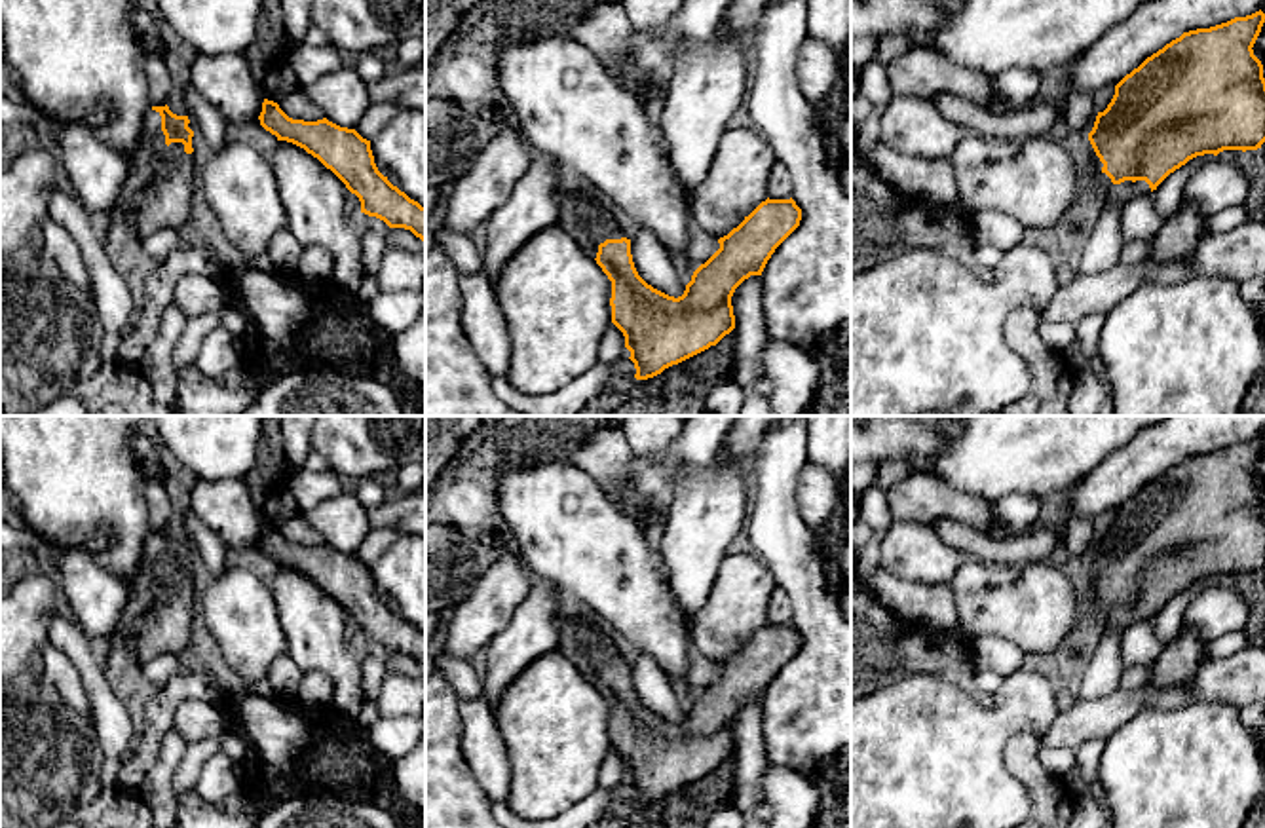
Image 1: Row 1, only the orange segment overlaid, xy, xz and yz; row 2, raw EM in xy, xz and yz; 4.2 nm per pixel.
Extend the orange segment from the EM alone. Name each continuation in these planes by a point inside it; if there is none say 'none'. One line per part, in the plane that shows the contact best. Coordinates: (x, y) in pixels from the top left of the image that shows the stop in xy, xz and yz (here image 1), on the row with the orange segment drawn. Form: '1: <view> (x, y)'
1: yz (1104, 187)

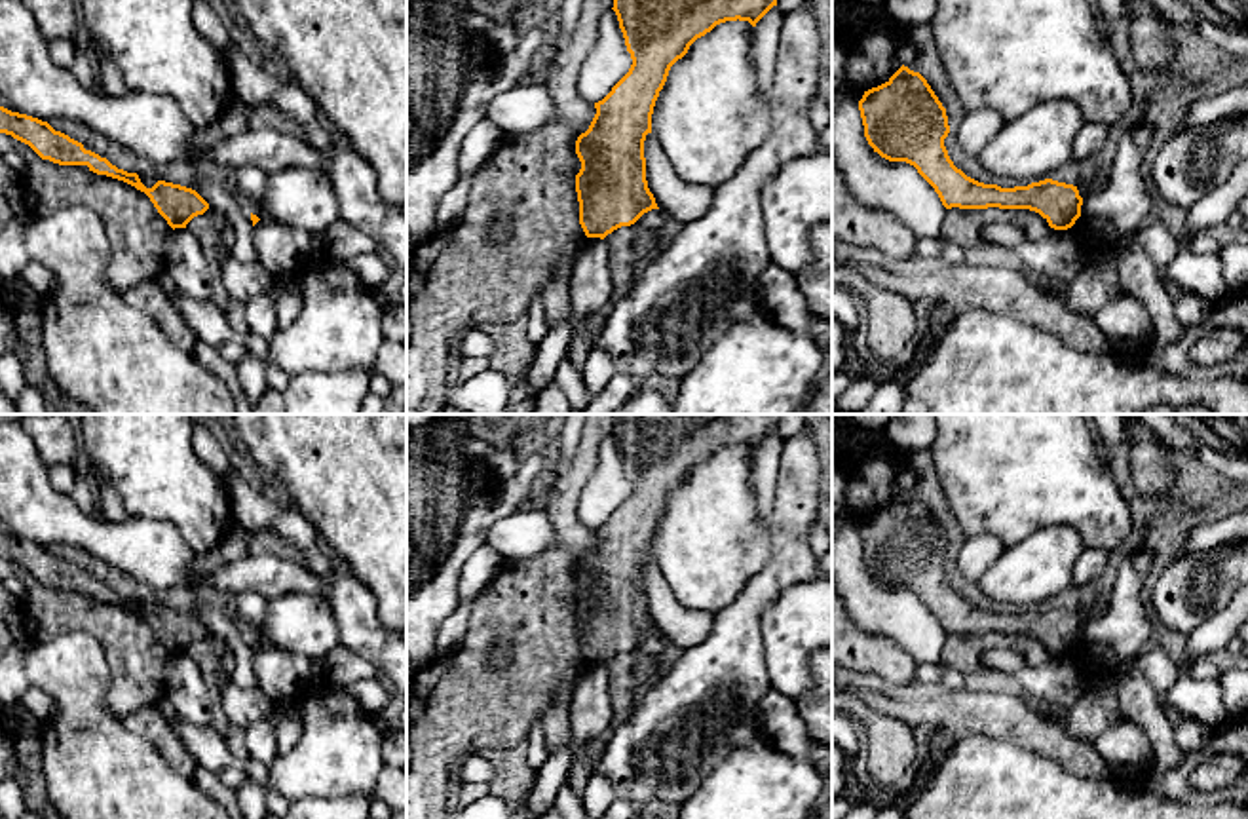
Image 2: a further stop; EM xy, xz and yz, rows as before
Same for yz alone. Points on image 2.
none

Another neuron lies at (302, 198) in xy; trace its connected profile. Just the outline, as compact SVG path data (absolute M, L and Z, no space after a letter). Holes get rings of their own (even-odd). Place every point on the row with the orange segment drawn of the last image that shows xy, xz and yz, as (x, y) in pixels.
M285 167L268 175L262 220L274 220L321 238L340 220L329 177L310 167Z

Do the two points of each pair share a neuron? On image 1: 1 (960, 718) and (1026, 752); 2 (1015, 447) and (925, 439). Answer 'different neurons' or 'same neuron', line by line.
1: different neurons
2: different neurons

